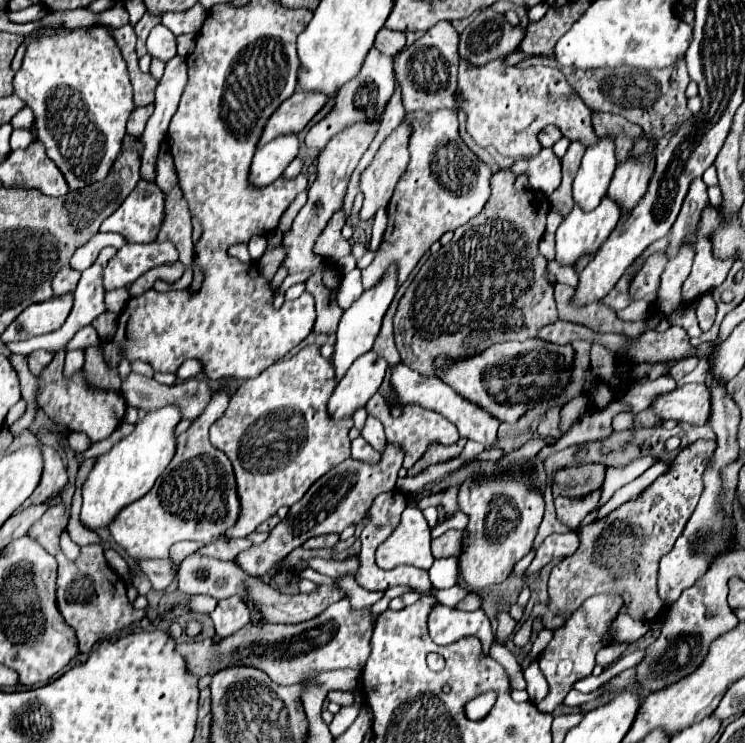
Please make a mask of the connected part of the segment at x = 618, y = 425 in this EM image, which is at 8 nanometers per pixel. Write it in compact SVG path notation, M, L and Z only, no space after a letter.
M623 412L617 414L612 421L612 427L615 431L621 431L632 427L633 414L631 412Z

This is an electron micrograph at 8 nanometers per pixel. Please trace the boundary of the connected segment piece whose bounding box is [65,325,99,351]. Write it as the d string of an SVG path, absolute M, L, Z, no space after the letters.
M91 325L79 329L79 331L75 333L75 337L67 343L65 349L67 349L67 351L69 351L69 349L85 349L85 347L89 347L89 345L99 345L99 337L97 337L97 333L95 333L95 329L93 329Z

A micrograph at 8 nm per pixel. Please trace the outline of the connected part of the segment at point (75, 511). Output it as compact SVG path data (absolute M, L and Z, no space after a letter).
M75 489L75 495L73 495L71 503L69 523L67 526L71 539L79 546L101 544L100 536L95 531L84 528L81 524L79 519L80 511L81 489Z

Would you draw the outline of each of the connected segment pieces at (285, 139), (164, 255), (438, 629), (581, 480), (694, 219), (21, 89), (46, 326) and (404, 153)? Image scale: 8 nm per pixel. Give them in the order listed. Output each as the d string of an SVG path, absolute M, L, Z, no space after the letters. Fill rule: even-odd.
M279 135L277 139L259 147L251 165L251 183L255 187L273 183L285 171L285 167L297 157L297 153L297 135Z
M153 241L147 245L129 245L125 243L117 255L105 267L103 285L105 291L125 287L125 283L133 283L143 273L159 265L173 265L179 259L179 253L171 241Z
M435 605L429 613L429 635L437 645L451 645L463 637L477 637L479 634L486 634L482 638L483 653L489 654L489 648L493 642L494 635L491 623L481 609L475 611L457 611L451 607ZM437 615L437 619L435 619Z
M583 463L559 469L553 475L551 491L553 497L571 497L581 499L591 495L595 489L601 489L605 481L605 465L603 463Z
M697 177L697 181L693 181L693 185L689 187L689 193L685 197L685 205L681 207L681 213L671 229L671 241L667 247L667 265L661 273L661 285L657 291L657 301L655 301L655 315L659 319L667 319L681 303L681 285L687 279L689 271L691 271L691 263L695 257L695 239L697 239L697 229L699 229L699 221L701 221L701 211L709 205L709 197L707 197L707 185L703 183L701 177Z
M83 27L75 31L67 29L39 29L27 39L27 55L23 67L17 71L13 85L19 95L35 113L35 135L47 147L47 157L59 167L71 191L83 189L109 175L115 159L121 153L125 125L135 109L133 89L121 51L117 49L107 27Z
M65 293L43 303L33 303L5 329L1 341L3 343L23 341L57 331L65 323L65 317L69 315L71 307L73 307L73 293Z
M401 123L381 145L371 167L361 175L361 191L364 193L365 201L359 212L361 220L367 221L373 218L381 207L387 207L401 173L409 163L407 143L409 143L409 127L407 123Z

